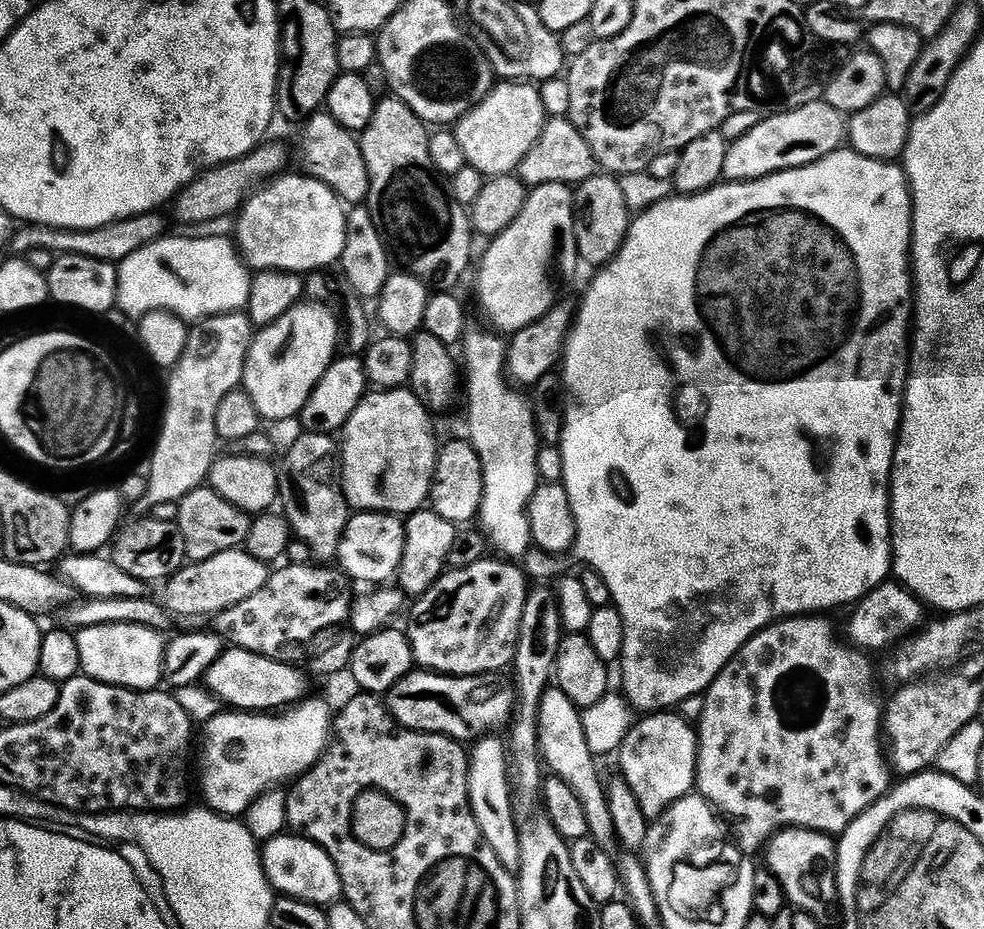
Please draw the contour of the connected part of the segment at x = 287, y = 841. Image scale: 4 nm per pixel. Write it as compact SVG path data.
M281 834L262 844L264 872L273 889L280 888L285 897L305 900L308 904L331 906L341 899L340 875L334 862L313 840L300 834Z

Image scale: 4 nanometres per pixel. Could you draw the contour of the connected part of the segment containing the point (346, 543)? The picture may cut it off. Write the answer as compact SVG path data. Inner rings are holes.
M357 511L349 519L344 536L338 549L339 567L343 573L356 580L365 580L368 584L380 584L397 575L406 546L404 533L405 521L399 515L390 512Z

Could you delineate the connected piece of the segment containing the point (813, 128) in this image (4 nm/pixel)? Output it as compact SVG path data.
M823 99L813 104L803 104L800 108L789 108L768 114L761 119L750 134L731 141L728 145L726 162L724 163L723 179L728 182L743 182L746 180L760 180L763 176L772 176L775 172L786 172L789 168L805 168L808 164L826 158L832 152L841 151L846 140L846 120L834 106L825 104Z

